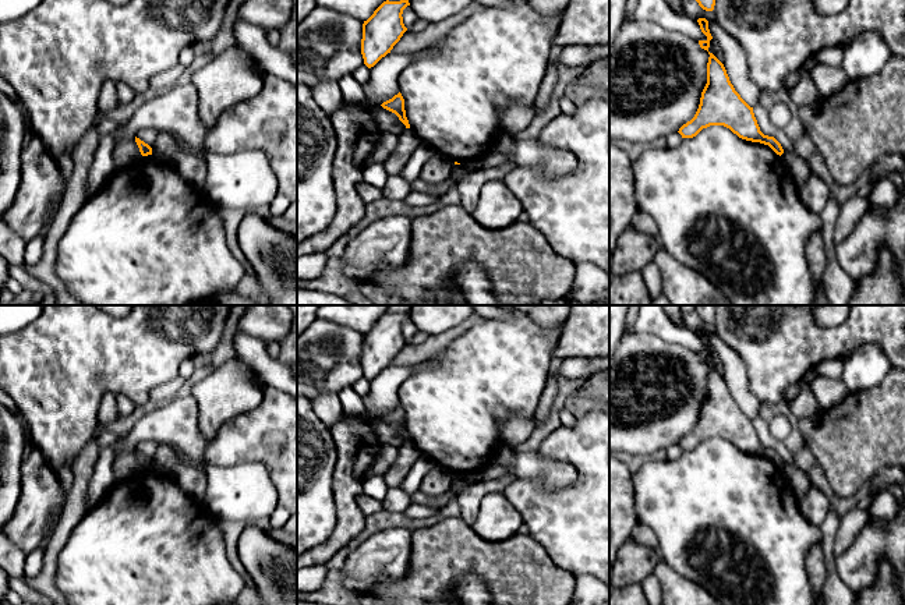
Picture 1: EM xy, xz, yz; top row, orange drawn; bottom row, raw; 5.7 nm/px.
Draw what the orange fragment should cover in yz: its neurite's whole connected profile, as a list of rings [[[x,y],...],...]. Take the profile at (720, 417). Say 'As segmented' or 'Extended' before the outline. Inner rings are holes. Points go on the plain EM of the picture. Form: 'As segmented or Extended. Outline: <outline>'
As segmented. Outline: [[[710,365],[707,375],[707,396],[701,404],[694,429],[679,441],[682,450],[693,450],[703,441],[724,438],[739,450],[768,457],[777,467],[782,467],[781,456],[760,443],[750,420],[735,403],[724,376]]]

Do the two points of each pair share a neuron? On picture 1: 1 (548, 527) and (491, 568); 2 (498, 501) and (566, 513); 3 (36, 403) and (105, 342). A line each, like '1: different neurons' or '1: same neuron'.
1: different neurons
2: different neurons
3: same neuron

